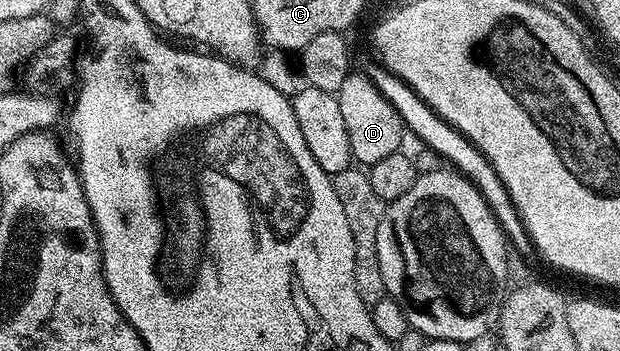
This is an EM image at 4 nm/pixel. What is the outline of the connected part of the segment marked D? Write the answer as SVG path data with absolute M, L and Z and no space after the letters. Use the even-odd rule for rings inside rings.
M362 72L347 75L345 84L341 84L338 95L341 104L341 117L345 119L345 132L349 132L351 157L360 167L370 168L377 160L399 153L401 132L405 128L403 117L389 104L389 100Z

